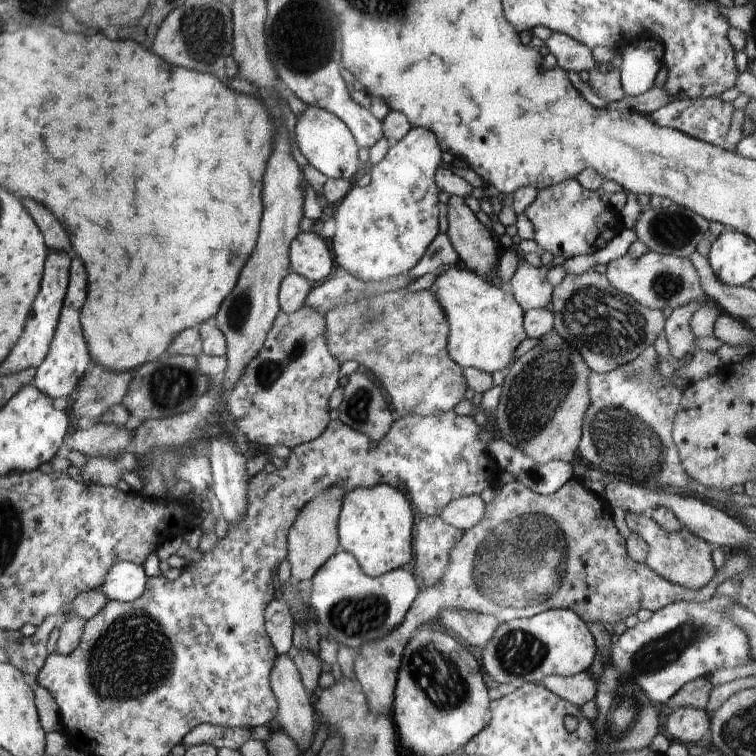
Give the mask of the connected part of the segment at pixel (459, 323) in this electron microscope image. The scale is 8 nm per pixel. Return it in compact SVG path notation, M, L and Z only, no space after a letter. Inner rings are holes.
M461 265L436 273L438 276L429 290L435 294L449 324L447 349L450 358L464 369L474 367L491 375L507 368L517 346L527 337L523 327L525 311L512 292Z

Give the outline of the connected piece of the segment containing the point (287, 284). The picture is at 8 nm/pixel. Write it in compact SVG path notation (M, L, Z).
M288 273L279 286L279 307L285 314L292 314L305 306L312 283L298 273Z

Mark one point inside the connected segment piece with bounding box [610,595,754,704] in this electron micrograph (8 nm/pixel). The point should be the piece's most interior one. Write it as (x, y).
(685, 640)

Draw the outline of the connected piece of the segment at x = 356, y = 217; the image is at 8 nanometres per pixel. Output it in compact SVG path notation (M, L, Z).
M412 127L408 134L389 148L386 156L371 168L370 184L350 189L341 200L334 216L337 229L331 242L334 261L338 268L376 286L380 280L398 274L408 274L409 270L418 264L426 248L438 234L439 216L443 213L443 207L438 199L440 190L435 183L435 172L443 164L440 154L442 150L431 130Z

